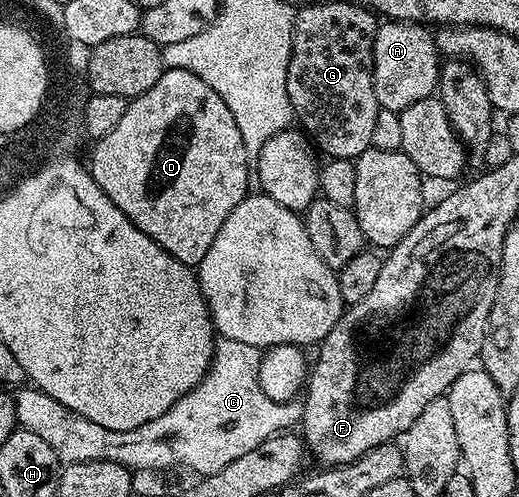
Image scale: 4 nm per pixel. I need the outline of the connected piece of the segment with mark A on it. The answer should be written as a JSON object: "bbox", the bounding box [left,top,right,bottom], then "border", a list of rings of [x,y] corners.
{"bbox":[373,21,441,113],"border":[[[400,21],[382,22],[373,42],[373,84],[378,108],[400,113],[407,109],[407,105],[430,98],[438,90],[441,65],[437,40],[428,26]]]}

